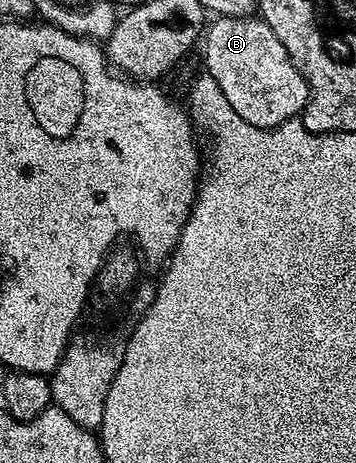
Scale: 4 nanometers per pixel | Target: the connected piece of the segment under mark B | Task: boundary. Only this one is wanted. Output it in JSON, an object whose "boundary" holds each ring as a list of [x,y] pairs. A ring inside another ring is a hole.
{"boundary":[[[220,16],[213,23],[204,32],[205,71],[216,78],[220,90],[224,90],[224,98],[228,98],[232,105],[232,110],[236,110],[244,122],[252,122],[252,126],[261,128],[275,128],[286,120],[295,119],[310,101],[310,87],[300,70],[296,70],[292,58],[288,58],[284,42],[272,34],[265,20],[254,16]]]}

